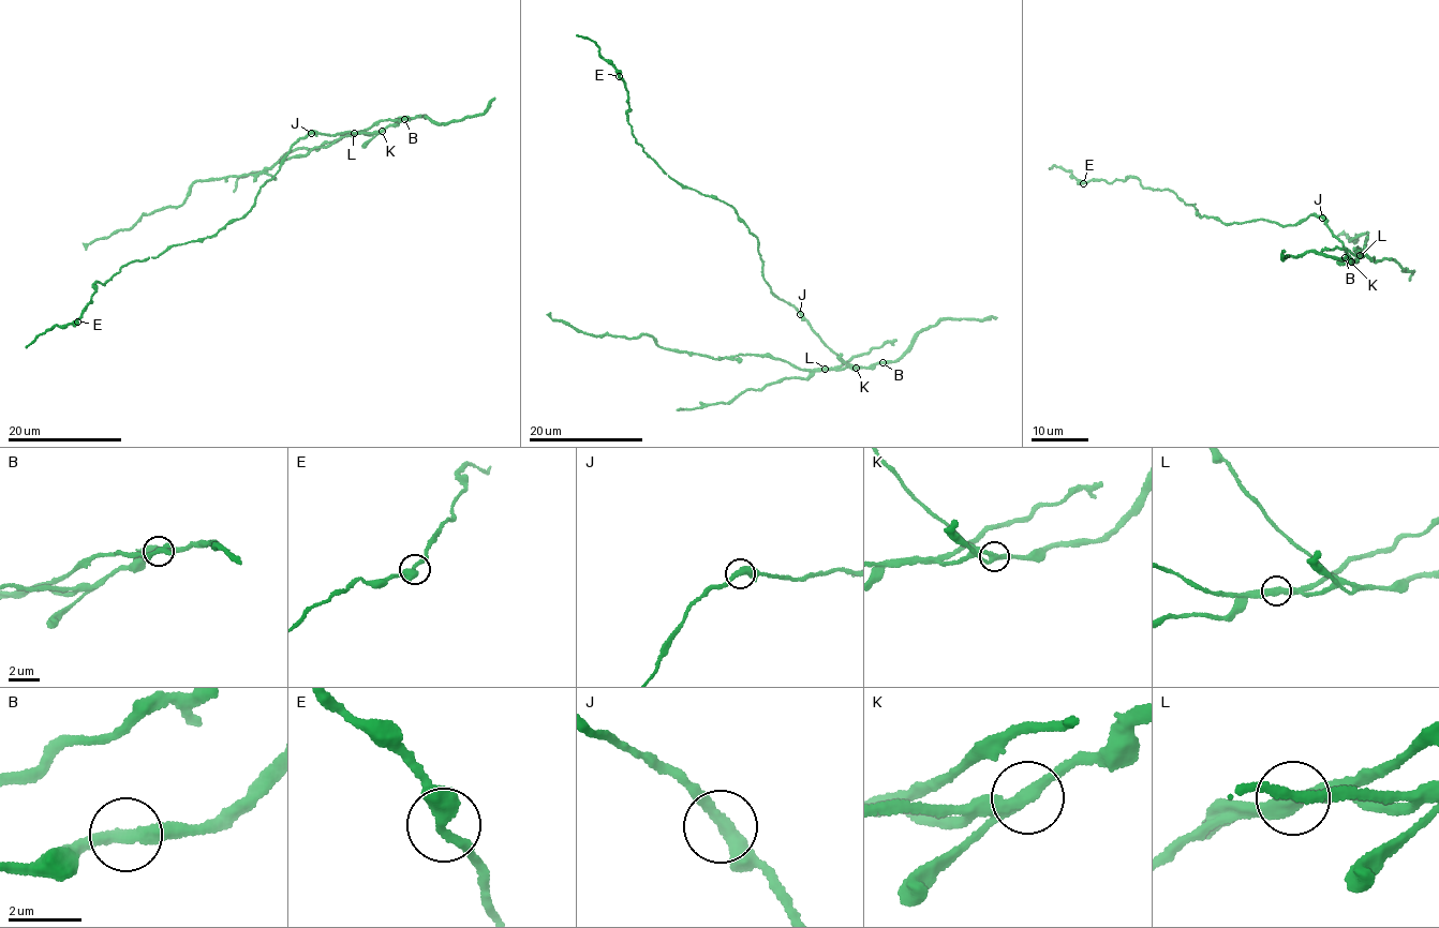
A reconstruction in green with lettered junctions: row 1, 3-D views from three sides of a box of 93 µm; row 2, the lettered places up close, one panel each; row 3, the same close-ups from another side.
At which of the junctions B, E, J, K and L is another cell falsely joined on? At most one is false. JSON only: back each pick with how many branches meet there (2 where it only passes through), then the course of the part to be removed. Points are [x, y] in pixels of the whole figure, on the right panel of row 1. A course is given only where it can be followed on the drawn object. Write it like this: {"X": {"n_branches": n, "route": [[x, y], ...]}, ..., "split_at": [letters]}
{"L": {"n_branches": 2, "route": [[1360, 255], [1376, 260], [1392, 257], [1403, 270], [1413, 270], [1409, 281]]}, "split_at": ["L"]}

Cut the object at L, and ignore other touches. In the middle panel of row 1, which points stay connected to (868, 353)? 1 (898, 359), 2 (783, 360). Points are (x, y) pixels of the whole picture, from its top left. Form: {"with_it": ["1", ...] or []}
{"with_it": []}

